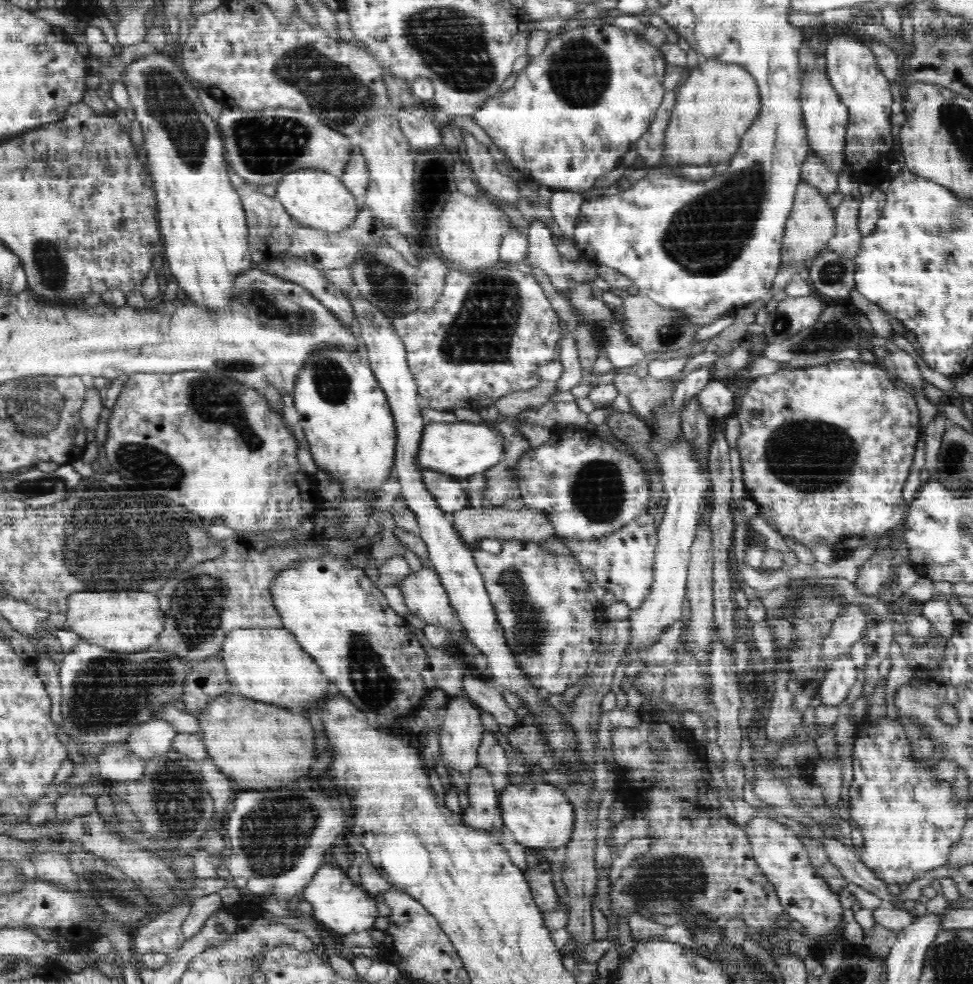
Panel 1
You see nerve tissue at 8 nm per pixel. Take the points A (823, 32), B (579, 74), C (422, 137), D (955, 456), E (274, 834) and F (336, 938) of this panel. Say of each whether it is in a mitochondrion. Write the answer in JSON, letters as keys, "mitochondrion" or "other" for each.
{"A":"other","B":"mitochondrion","C":"other","D":"mitochondrion","E":"mitochondrion","F":"other"}

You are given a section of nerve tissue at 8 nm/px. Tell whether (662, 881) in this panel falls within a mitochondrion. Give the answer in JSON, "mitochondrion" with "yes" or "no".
{"mitochondrion":"yes"}

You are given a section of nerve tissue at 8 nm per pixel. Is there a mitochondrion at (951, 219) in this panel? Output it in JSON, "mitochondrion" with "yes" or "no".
{"mitochondrion":"yes"}

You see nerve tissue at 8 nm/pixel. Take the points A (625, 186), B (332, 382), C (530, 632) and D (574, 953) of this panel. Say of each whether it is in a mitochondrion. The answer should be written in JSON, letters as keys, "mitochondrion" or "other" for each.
{"A":"other","B":"mitochondrion","C":"mitochondrion","D":"other"}

